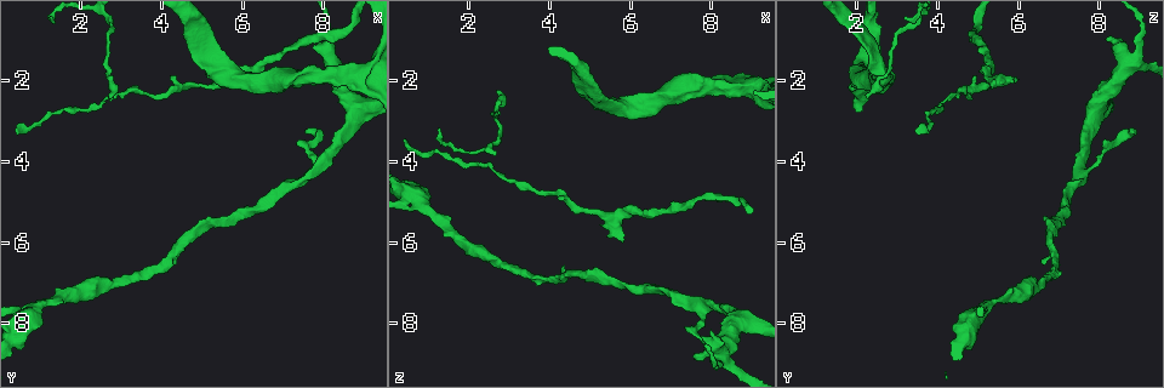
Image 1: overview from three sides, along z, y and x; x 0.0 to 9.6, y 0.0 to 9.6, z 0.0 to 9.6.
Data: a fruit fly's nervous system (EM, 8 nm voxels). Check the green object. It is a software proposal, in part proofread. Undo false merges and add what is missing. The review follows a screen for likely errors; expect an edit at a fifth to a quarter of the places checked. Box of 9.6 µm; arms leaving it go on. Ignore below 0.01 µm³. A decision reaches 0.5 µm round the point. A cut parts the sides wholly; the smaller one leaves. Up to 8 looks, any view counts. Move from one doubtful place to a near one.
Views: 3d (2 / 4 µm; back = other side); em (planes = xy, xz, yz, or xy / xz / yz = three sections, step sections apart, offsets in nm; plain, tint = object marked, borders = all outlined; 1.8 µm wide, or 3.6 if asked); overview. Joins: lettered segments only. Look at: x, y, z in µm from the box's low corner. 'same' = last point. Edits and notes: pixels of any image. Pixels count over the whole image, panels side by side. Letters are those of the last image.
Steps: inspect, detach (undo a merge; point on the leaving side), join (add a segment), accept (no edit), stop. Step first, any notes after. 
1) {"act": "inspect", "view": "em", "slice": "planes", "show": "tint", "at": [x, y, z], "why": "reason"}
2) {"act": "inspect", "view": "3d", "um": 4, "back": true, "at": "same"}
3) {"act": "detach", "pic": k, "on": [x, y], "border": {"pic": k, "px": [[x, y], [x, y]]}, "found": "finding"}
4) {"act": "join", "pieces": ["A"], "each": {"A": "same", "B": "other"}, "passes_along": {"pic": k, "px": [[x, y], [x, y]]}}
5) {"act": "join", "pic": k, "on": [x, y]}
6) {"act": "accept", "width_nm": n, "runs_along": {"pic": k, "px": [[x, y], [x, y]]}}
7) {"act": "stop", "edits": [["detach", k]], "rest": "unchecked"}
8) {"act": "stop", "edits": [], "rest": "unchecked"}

{"act": "inspect", "view": "em", "slice": "planes", "show": "borders", "at": [7.95, 1.00, 8.20], "why": "stops while still wide"}

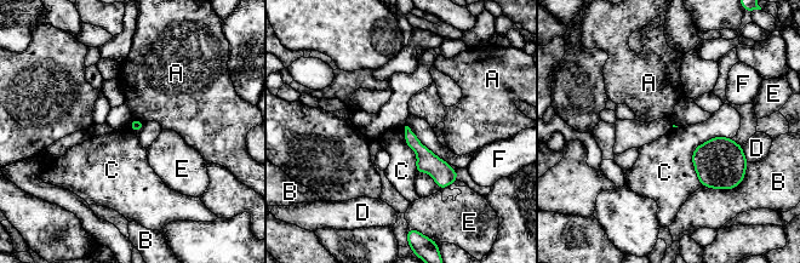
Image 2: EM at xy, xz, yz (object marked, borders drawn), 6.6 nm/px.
{"act": "accept", "each": {"A": "other", "B": "other", "C": "other", "D": "other", "E": "other", "F": "other"}, "runs_along": {"pic": 2, "px": [[407, 131], [453, 177]]}, "found": "none of them fits"}

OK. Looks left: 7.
{"act": "inspect", "view": "3d", "um": 2, "at": [5.60, 2.05, 5.55], "why": "branch point"}

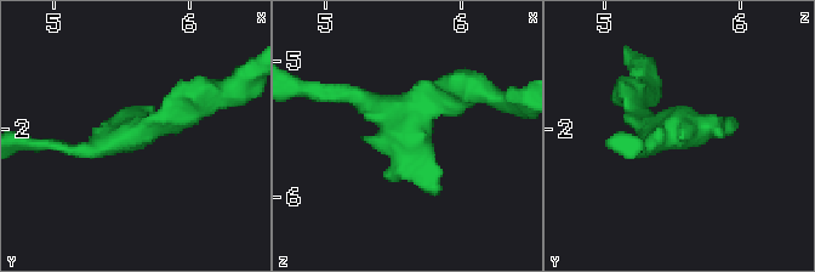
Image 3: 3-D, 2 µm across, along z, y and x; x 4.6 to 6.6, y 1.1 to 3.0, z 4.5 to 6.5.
{"act": "inspect", "view": "em", "slice": "xz", "step": 4, "show": "tint", "at": [5.54, 2.02, 5.50]}

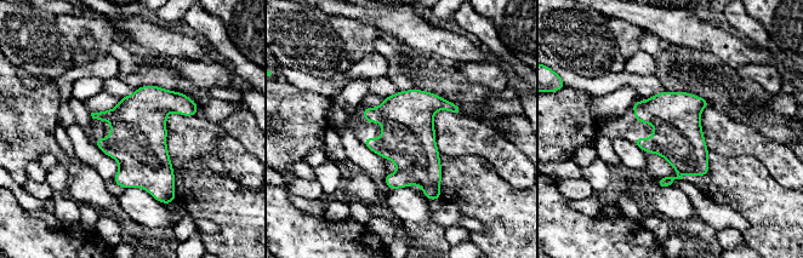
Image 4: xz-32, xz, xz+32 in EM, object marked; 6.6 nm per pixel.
{"act": "inspect", "view": "em", "slice": "planes", "show": "borders", "at": "same", "why": "another direction"}

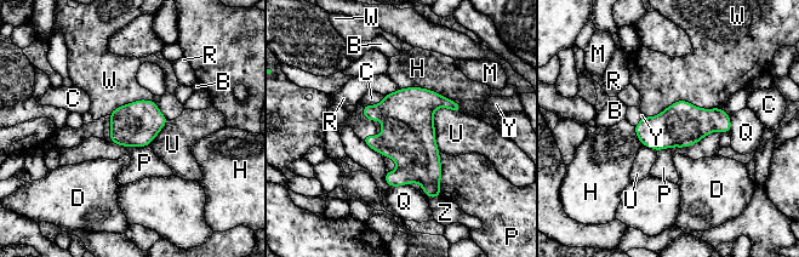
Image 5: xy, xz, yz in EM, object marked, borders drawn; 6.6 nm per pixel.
{"act": "accept", "width_nm": 300, "each": {"B": "other", "C": "other", "D": "other", "H": "other", "M": "other", "P": "other", "Q": "other", "R": "other", "U": "other", "W": "other", "Y": "other", "Z": "other"}, "border": {"pic": 5, "px": [[720, 107], [675, 101], [644, 116]]}, "found": "one cell here"}

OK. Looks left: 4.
{"act": "inspect", "view": "em", "slice": "planes", "show": "borders", "at": [7.75, 4.35, 7.60], "why": "two arms in line, one across"}

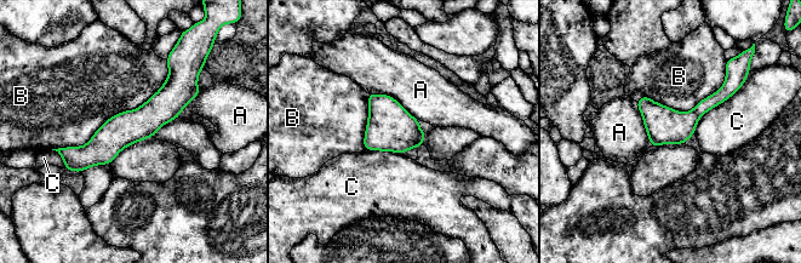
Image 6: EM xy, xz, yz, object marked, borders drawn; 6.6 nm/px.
{"act": "accept", "each": {"A": "other", "B": "other", "C": "other"}, "border": {"pic": 6, "px": [[743, 85], [710, 108], [693, 133]]}, "found": "continuous, no second cell"}

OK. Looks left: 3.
{"act": "stop", "edits": [], "rest": "unchecked"}

